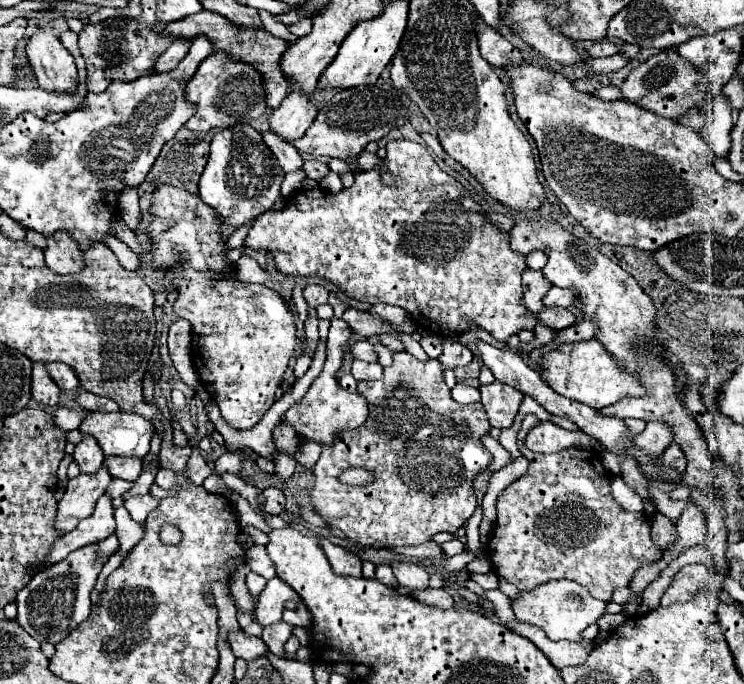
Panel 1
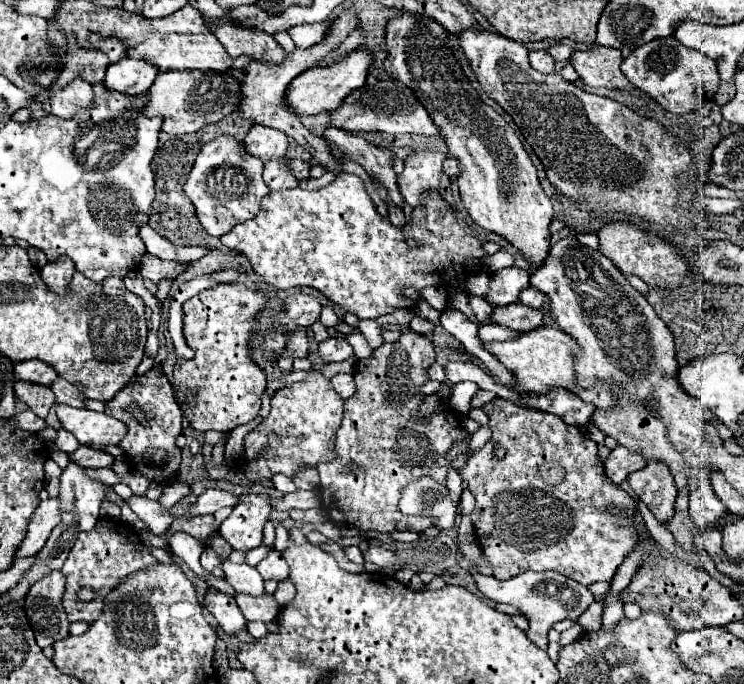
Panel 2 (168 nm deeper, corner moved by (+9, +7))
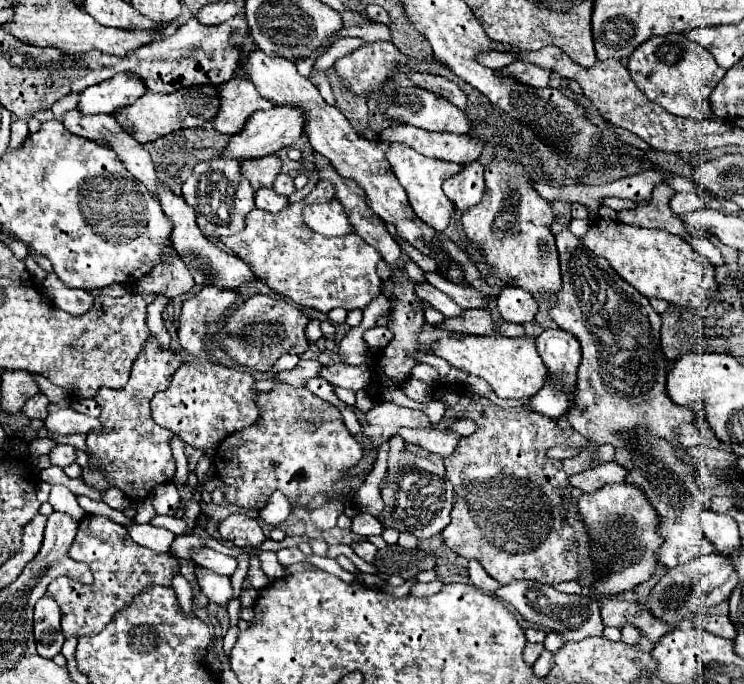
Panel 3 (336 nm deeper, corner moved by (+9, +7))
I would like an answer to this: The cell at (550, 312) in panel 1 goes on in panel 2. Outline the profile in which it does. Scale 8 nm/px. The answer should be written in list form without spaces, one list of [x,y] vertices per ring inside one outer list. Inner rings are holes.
[[[508,304],[508,306],[494,308],[490,320],[514,332],[528,332],[542,326],[544,316],[540,310],[530,310],[528,306],[522,304]]]

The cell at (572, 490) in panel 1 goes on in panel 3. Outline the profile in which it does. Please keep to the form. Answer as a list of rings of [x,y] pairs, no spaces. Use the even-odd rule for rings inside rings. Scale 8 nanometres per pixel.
[[[438,382],[438,384],[434,384],[432,394],[434,394],[436,400],[446,402],[446,406],[448,406],[446,416],[472,418],[472,420],[478,424],[478,430],[476,430],[474,434],[470,434],[468,438],[462,438],[460,444],[458,444],[458,448],[454,450],[454,454],[446,460],[446,476],[448,476],[448,480],[450,480],[452,486],[454,486],[452,522],[442,530],[442,538],[444,538],[444,542],[446,542],[446,546],[448,546],[450,550],[454,550],[456,554],[464,556],[464,558],[476,558],[476,560],[484,566],[484,570],[486,570],[494,580],[498,580],[500,584],[508,584],[508,582],[518,580],[518,578],[524,578],[524,580],[538,580],[538,582],[546,582],[546,584],[558,584],[558,582],[564,582],[564,580],[574,580],[574,578],[578,578],[578,576],[580,576],[580,564],[578,564],[578,548],[576,548],[576,540],[574,540],[574,528],[566,522],[564,510],[556,516],[556,508],[564,508],[564,504],[568,504],[568,500],[570,500],[570,494],[572,494],[570,476],[596,466],[594,462],[596,462],[598,446],[596,446],[596,444],[590,444],[588,438],[582,438],[582,434],[578,434],[576,430],[562,430],[562,428],[558,428],[558,424],[556,424],[554,420],[550,420],[550,418],[546,418],[546,416],[542,416],[542,414],[536,414],[536,412],[532,412],[532,410],[528,410],[528,408],[500,408],[500,406],[496,406],[494,402],[490,402],[488,398],[482,398],[482,396],[478,396],[478,394],[474,394],[474,392],[470,392],[470,390],[466,390],[464,386],[458,388],[458,384],[452,386],[452,384],[442,384],[442,382]],[[554,446],[572,446],[572,448],[578,448],[578,454],[572,456],[572,458],[568,458],[568,460],[554,460],[554,462],[550,462],[550,460],[546,458],[546,452],[548,452],[550,448],[554,448]]]

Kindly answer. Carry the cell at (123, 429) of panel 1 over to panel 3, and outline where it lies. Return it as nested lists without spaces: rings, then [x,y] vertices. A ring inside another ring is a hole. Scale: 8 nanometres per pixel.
[[[54,404],[48,406],[48,418],[44,424],[50,432],[58,434],[90,434],[90,430],[102,430],[98,418],[80,414],[74,408],[60,408]]]

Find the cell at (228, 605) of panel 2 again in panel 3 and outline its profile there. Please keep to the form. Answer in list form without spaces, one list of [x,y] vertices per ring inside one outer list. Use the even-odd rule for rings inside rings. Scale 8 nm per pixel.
[[[198,568],[196,578],[198,578],[200,590],[206,594],[208,602],[218,604],[218,606],[226,606],[232,600],[234,590],[232,590],[230,578],[218,576],[218,574],[214,574],[214,572],[206,570],[206,568]]]

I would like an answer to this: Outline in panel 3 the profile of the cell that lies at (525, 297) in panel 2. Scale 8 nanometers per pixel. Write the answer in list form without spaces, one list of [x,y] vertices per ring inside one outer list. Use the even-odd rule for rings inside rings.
[[[506,286],[498,296],[498,312],[506,322],[526,324],[532,322],[538,312],[538,302],[532,298],[530,292],[518,286]]]

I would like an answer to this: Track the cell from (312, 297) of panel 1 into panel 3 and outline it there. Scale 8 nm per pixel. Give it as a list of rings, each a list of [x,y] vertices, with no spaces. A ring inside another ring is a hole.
[[[256,294],[248,298],[230,318],[226,324],[226,330],[222,330],[222,344],[230,358],[234,358],[238,364],[250,366],[256,372],[272,372],[276,360],[284,354],[296,354],[302,356],[310,342],[306,338],[306,326],[310,318],[298,310],[296,306],[272,298]]]

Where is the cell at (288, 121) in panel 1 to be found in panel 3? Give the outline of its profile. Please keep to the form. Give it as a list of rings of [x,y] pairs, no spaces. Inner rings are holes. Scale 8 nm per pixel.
[[[266,154],[262,158],[248,158],[242,162],[242,174],[252,182],[258,190],[262,186],[272,186],[276,174],[280,172],[282,160],[278,154]]]

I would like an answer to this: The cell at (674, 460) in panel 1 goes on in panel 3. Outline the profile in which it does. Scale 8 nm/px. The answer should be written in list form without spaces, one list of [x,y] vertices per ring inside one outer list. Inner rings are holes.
[[[628,482],[608,484],[594,494],[584,494],[578,500],[578,510],[590,530],[592,558],[596,560],[596,568],[600,572],[594,588],[600,594],[616,596],[646,582],[654,574],[656,550],[662,544],[662,536],[658,534],[660,518],[638,486]]]

